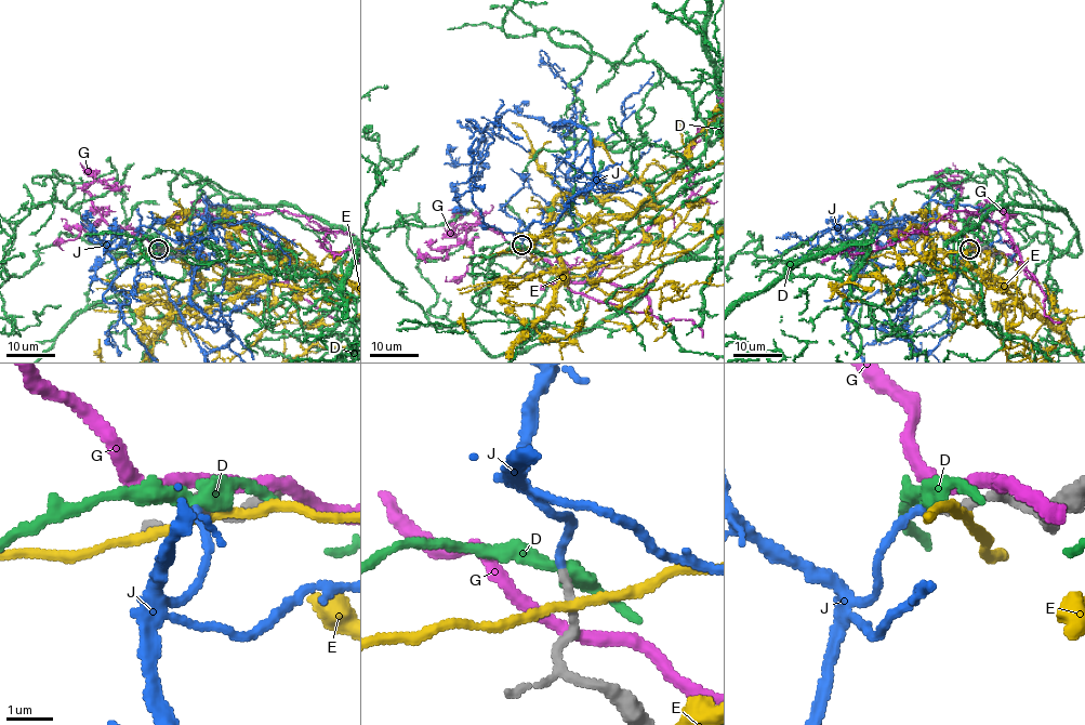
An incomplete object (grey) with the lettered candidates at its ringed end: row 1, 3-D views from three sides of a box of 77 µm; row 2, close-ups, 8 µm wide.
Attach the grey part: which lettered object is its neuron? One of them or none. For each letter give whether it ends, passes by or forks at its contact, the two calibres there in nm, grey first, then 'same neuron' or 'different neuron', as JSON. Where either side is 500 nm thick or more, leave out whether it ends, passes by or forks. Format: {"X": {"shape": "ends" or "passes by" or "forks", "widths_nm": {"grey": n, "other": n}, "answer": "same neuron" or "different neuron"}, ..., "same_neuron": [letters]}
{"D": {"shape": "passes by", "widths_nm": {"grey": 180, "other": 360}, "answer": "different neuron"}, "E": {"shape": "passes by", "widths_nm": {"grey": 240, "other": 190}, "answer": "different neuron"}, "G": {"shape": "passes by", "widths_nm": {"grey": 140, "other": 300}, "answer": "different neuron"}, "J": {"shape": "ends", "widths_nm": {"grey": 150, "other": 160}, "answer": "same neuron"}, "same_neuron": ["J"]}

